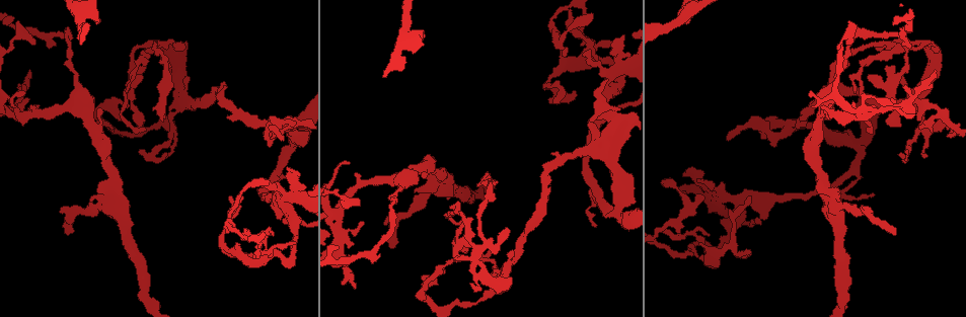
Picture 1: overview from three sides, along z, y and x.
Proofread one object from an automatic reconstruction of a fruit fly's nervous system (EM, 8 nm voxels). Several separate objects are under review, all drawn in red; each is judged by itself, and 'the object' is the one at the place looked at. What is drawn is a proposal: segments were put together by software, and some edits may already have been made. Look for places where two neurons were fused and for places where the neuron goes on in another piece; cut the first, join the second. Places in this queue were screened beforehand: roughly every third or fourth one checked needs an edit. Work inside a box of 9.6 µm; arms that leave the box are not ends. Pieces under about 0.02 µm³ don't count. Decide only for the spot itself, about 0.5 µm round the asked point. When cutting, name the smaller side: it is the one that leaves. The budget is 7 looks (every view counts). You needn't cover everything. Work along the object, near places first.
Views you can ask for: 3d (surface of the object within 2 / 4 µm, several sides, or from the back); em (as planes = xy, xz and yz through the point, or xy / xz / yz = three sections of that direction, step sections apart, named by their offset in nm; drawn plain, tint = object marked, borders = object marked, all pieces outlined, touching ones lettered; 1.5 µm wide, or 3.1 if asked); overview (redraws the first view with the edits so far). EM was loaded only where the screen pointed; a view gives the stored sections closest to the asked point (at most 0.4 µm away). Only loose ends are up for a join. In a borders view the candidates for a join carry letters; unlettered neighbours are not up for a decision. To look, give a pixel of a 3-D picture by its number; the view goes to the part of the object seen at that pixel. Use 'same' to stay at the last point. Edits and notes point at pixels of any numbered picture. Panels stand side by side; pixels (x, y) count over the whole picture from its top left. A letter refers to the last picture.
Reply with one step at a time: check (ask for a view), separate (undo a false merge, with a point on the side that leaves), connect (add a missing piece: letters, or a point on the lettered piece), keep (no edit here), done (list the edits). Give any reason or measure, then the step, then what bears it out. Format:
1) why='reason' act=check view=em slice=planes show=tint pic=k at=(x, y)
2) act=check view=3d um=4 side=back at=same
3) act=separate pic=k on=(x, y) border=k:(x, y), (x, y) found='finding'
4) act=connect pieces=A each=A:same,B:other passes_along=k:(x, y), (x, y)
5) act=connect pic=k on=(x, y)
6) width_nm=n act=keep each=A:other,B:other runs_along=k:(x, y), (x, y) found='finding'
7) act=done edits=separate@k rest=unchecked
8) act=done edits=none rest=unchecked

why='sharp bend' act=check view=3d um=4 pic=1 at=(681, 255)

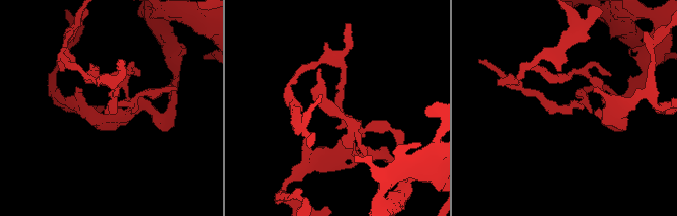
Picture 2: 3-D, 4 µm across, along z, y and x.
why='now the EM' act=check view=em slice=planes show=borders pic=2 at=(564, 106)

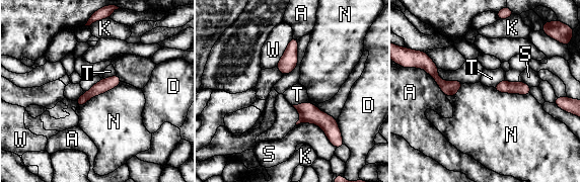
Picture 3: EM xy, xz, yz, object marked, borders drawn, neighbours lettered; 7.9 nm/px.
act=keep each=A:other,D:other,K:other,N:other,S:other,T:other,W:other border=3:(307, 102), (292, 105) found='all the same neuron'

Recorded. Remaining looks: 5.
why='thin end' act=check view=em slice=yz step=8 show=tint pic=1 at=(589, 50)

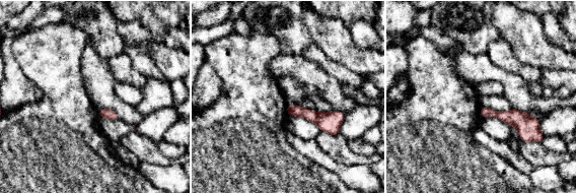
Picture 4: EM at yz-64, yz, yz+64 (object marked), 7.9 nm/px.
why='another direction' act=check view=em slice=planes show=borders at=same

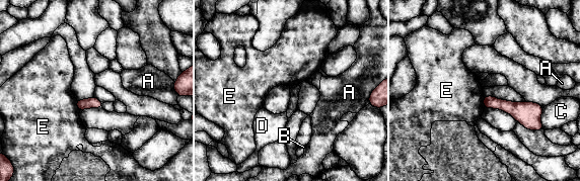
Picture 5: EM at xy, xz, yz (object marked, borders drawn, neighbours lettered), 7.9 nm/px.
width_nm=90 act=keep each=A:other,B:other,C:other,D:other,E:other border=5:(76, 99), (79, 111) found='none of them fits'

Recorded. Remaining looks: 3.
why='free end' act=check view=3d um=2 pic=1 at=(575, 91)

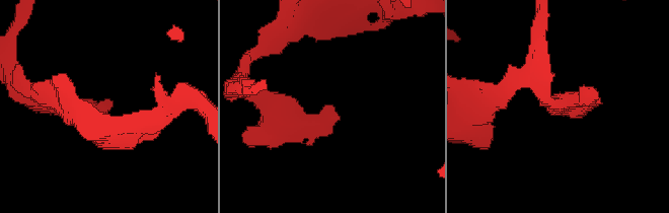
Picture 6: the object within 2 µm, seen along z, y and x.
why='need the tissue' act=check view=em slice=planes show=borders pic=6 at=(331, 109)

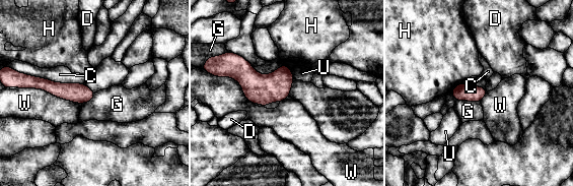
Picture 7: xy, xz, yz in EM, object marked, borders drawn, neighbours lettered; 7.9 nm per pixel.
longest_contact=W:460nm act=keep each=C:other,D:other,G:other,H:other,U:other,W:other runs_along=7:(37, 83), (72, 92), (91, 94) found='no lettered piece goes on from it'

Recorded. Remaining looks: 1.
act=done edits=none rest=unchecked

